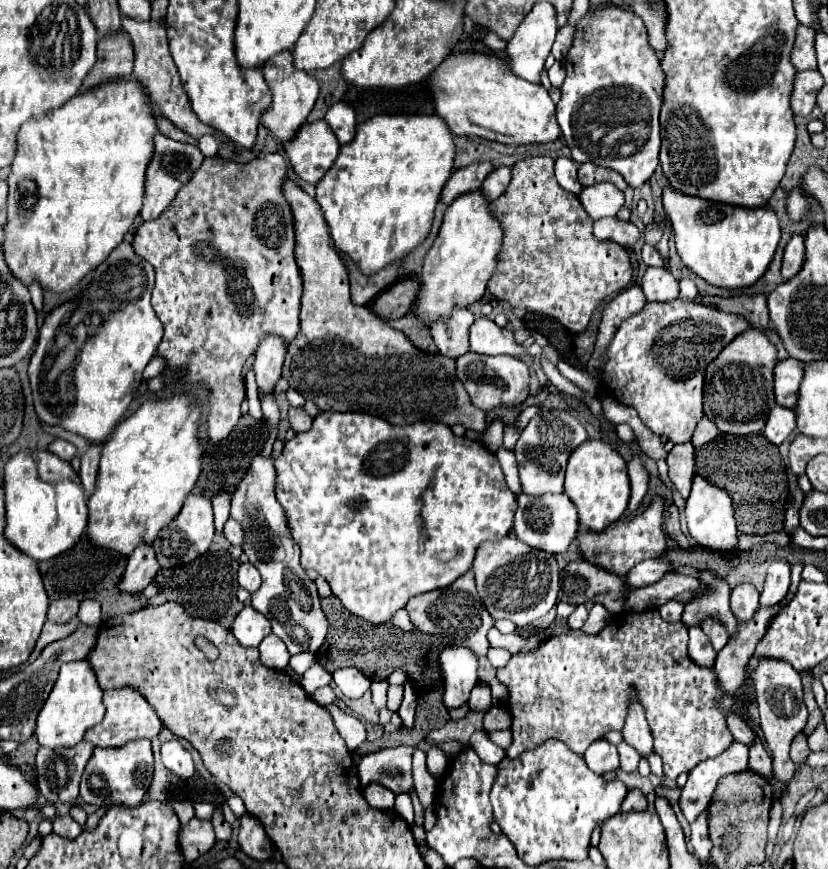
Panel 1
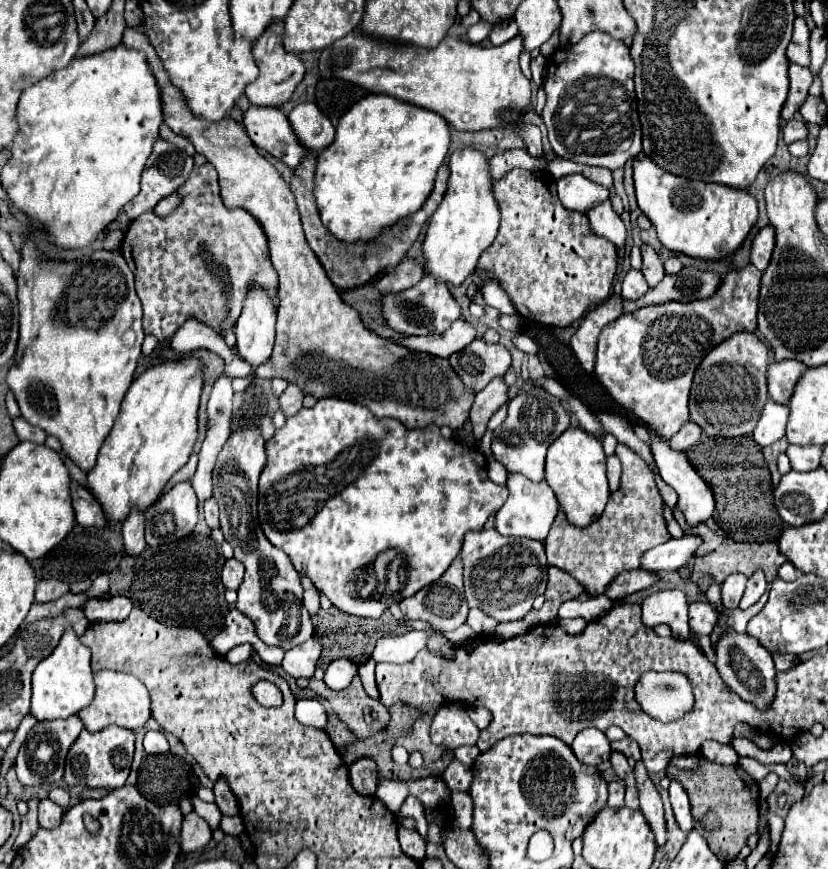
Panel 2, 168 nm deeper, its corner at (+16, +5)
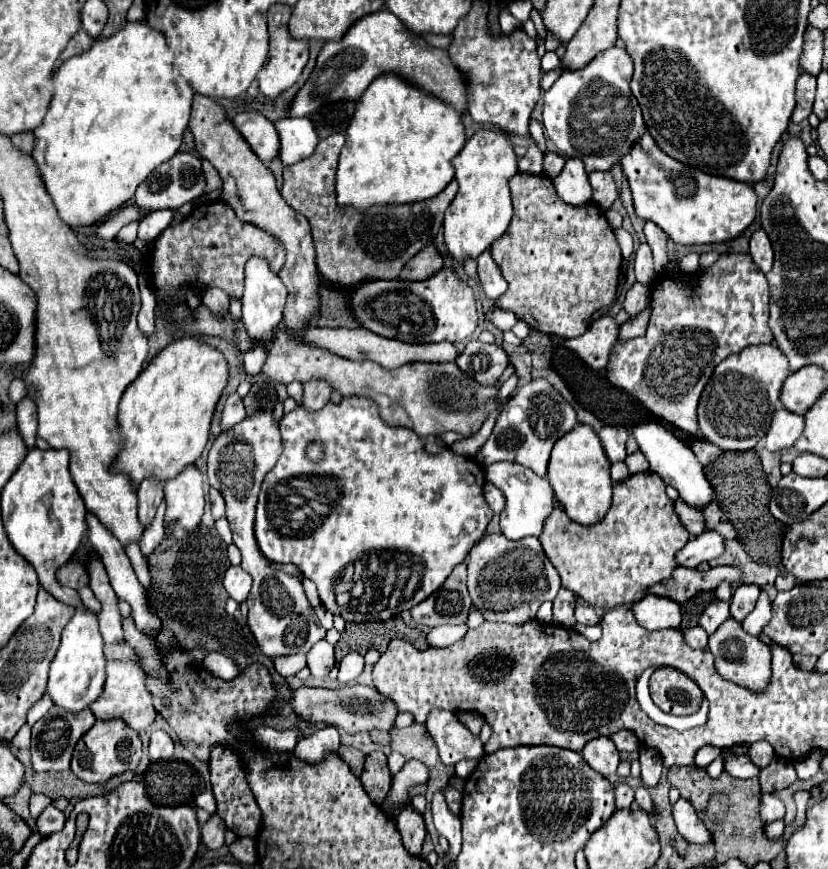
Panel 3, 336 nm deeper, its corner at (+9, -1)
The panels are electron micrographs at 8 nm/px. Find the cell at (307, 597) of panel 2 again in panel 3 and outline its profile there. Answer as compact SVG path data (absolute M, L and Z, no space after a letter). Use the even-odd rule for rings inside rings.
M319 641L307 653L307 667L311 669L313 677L325 677L335 667L333 647L327 641Z

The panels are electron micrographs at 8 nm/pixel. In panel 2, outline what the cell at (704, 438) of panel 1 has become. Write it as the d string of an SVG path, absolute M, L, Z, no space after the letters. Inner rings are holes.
M688 421L688 423L684 423L684 427L680 427L680 431L678 431L668 443L670 443L672 449L686 451L686 449L690 449L694 443L698 443L700 437L702 437L702 429L700 429L696 423Z

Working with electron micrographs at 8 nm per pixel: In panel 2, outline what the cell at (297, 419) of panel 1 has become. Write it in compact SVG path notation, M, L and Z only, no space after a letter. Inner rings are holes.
M288 385L288 389L280 395L280 409L286 417L292 417L300 411L302 407L302 399L304 399L304 393L296 387L296 385Z

